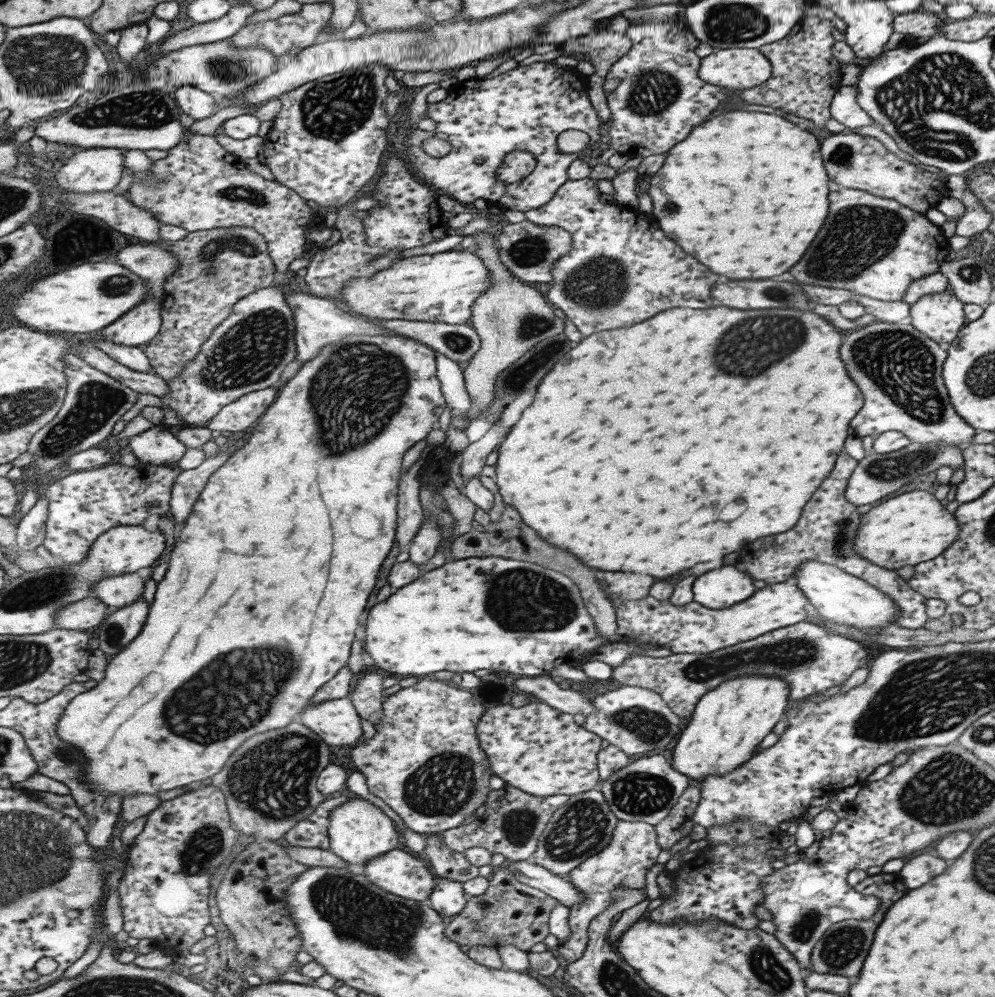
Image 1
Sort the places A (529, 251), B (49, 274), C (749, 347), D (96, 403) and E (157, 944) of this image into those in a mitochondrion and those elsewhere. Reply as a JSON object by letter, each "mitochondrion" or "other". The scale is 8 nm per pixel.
{"A":"mitochondrion","B":"other","C":"mitochondrion","D":"mitochondrion","E":"other"}

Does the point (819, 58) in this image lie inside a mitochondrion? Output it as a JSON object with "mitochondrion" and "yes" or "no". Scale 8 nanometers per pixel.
{"mitochondrion":"no"}

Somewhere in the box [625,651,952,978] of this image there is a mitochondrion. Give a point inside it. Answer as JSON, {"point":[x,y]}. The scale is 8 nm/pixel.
{"point":[845,945]}

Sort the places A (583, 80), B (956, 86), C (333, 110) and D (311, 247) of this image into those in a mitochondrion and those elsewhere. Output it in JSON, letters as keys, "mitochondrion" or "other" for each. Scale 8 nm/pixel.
{"A":"other","B":"mitochondrion","C":"mitochondrion","D":"other"}

